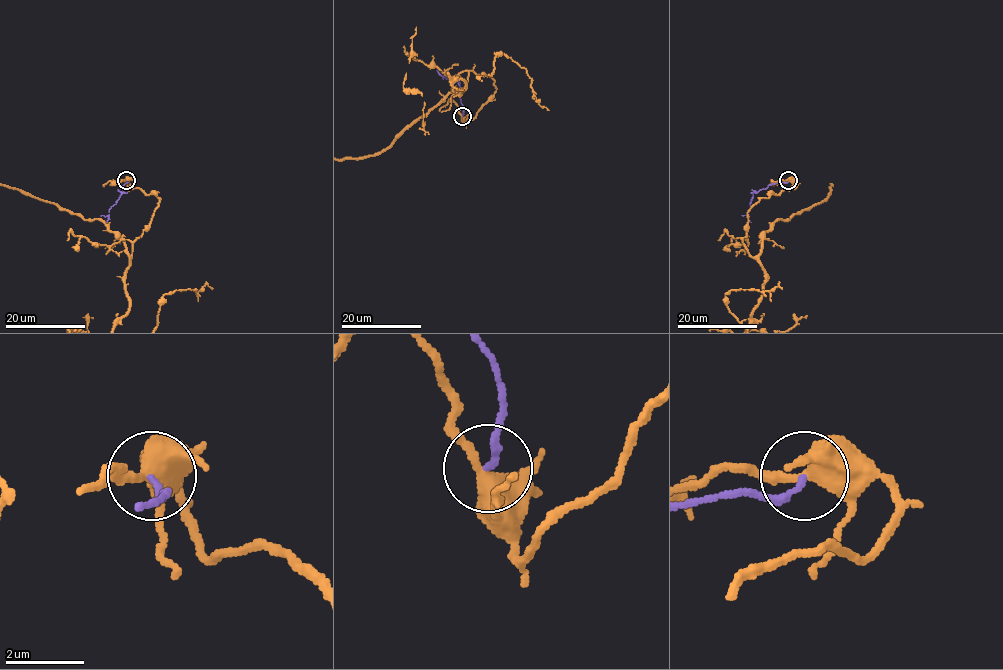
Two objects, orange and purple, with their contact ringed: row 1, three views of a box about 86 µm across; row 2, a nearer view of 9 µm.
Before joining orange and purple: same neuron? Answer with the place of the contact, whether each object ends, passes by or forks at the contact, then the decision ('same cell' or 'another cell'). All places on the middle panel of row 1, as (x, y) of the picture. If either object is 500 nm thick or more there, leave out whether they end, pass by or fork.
(462, 116) | orange passes by | purple ends | another cell

